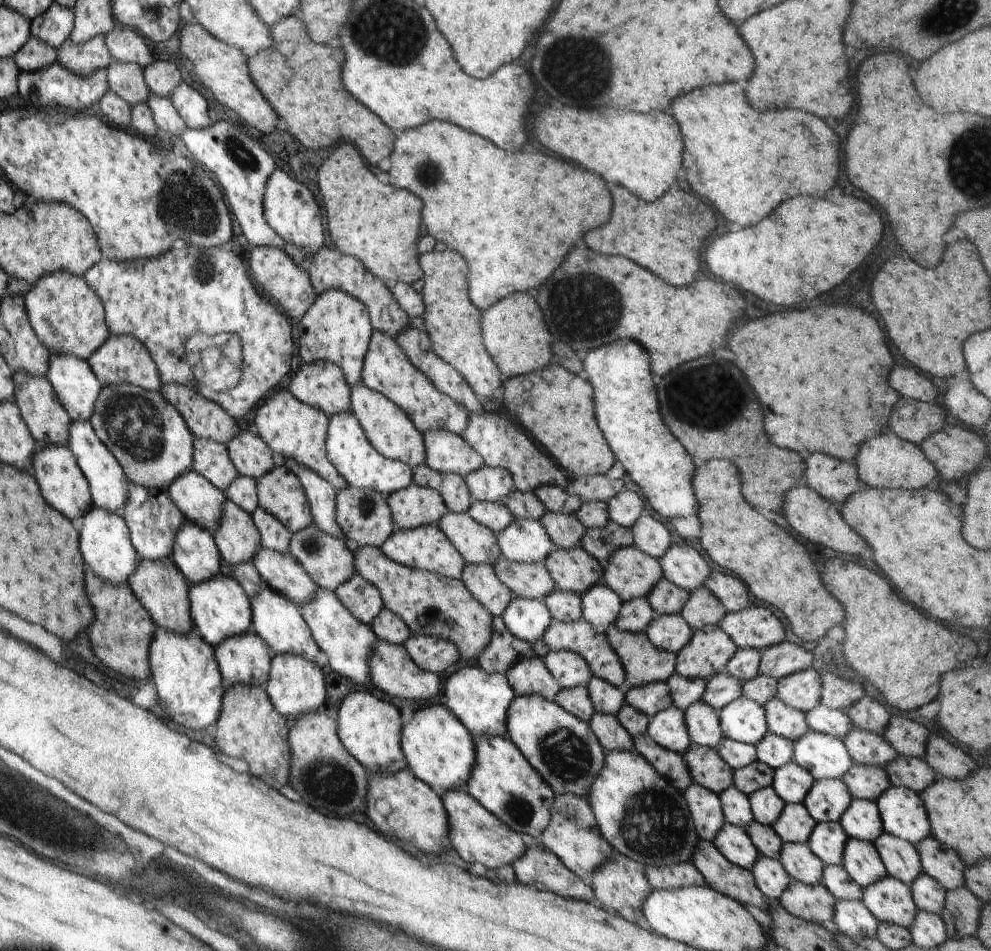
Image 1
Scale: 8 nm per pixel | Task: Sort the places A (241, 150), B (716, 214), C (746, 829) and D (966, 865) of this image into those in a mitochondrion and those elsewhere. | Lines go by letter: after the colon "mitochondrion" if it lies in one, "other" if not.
A: mitochondrion
B: other
C: other
D: other

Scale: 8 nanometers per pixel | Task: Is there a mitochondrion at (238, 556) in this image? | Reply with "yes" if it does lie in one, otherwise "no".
no

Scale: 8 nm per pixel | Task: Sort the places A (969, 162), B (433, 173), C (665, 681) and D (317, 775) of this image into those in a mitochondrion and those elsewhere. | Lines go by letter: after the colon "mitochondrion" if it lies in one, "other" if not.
A: mitochondrion
B: mitochondrion
C: other
D: mitochondrion

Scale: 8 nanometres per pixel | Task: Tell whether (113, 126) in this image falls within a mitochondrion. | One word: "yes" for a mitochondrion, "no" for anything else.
no

